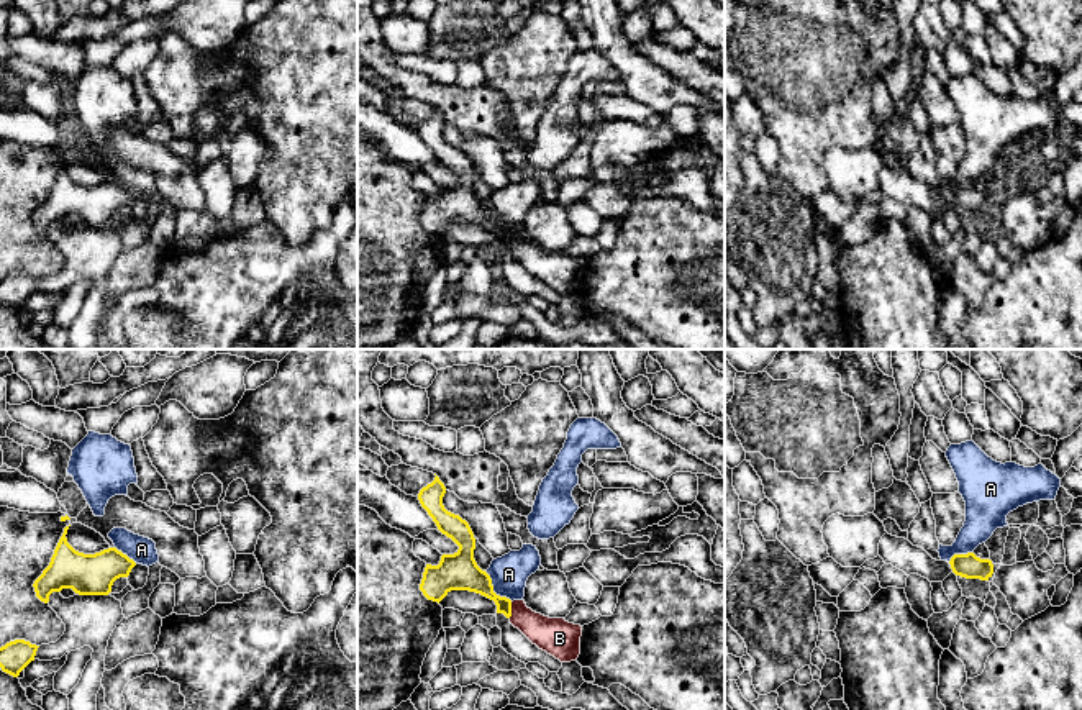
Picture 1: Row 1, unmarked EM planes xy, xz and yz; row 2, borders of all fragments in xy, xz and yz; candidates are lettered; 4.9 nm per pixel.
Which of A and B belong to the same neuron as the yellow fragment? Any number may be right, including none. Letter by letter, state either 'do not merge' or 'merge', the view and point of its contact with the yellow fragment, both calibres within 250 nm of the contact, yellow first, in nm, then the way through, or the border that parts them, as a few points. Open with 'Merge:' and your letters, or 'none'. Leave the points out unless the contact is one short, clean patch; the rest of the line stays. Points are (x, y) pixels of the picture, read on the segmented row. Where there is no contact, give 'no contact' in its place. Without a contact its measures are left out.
Merge: B
A: do not merge; contact xz (492, 591); calibres 190 and 180 nm; border xz (486, 573), (492, 589), (512, 600)
B: merge; contact xz (510, 610); calibres 130 and 180 nm

